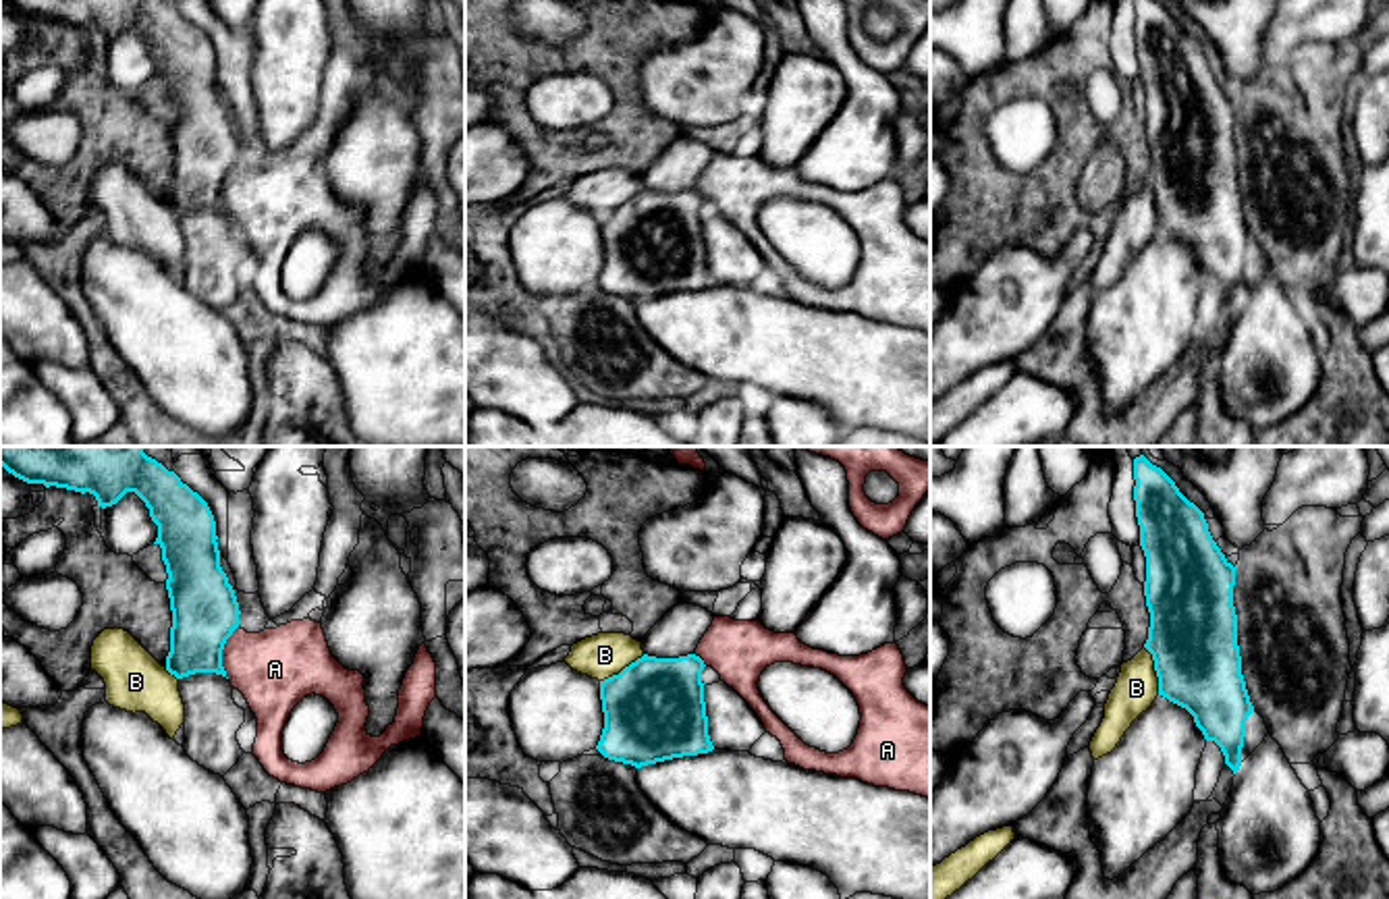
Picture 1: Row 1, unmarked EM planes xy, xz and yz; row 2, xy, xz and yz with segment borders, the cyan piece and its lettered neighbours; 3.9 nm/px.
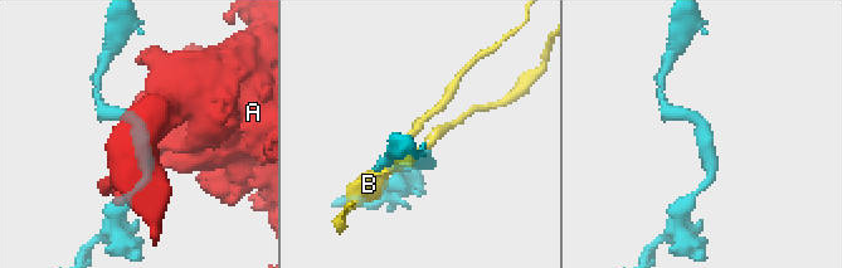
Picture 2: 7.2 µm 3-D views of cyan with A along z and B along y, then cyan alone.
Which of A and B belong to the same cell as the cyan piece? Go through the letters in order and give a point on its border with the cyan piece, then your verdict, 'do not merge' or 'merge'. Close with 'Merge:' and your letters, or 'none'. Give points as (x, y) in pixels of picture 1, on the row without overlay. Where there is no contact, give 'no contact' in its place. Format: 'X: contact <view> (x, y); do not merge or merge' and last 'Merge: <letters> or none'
A: contact xy (221, 187); do not merge
B: contact yz (1155, 204); merge
Merge: B

